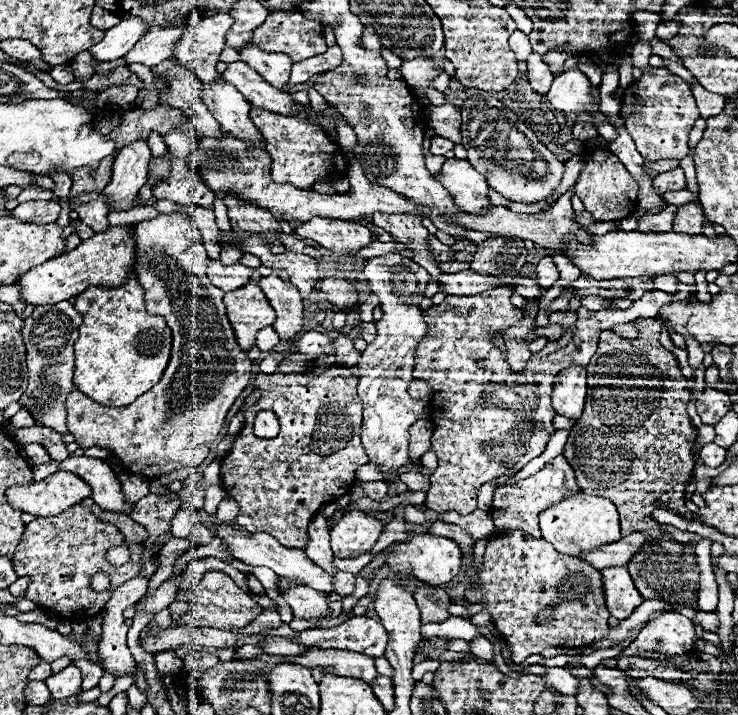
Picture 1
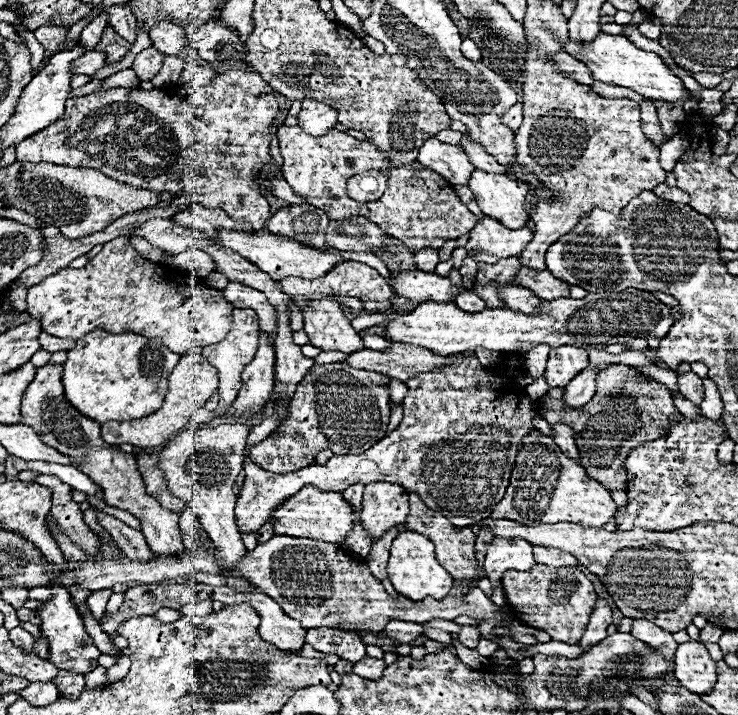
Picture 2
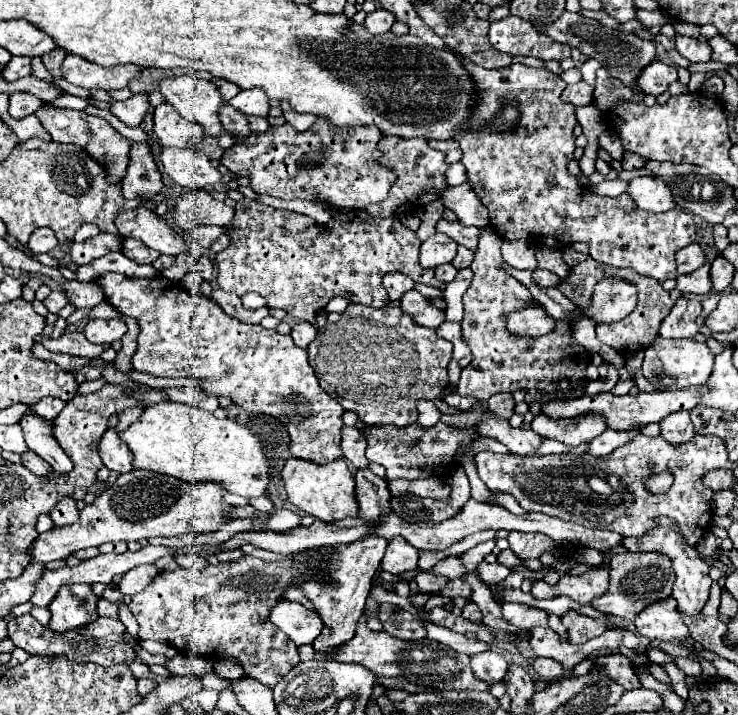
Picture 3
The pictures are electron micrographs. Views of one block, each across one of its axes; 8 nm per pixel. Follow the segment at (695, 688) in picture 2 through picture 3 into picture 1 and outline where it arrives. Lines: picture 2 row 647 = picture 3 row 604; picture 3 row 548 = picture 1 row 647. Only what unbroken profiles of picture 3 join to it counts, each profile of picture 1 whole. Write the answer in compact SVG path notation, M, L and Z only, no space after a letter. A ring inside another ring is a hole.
M668 612L650 624L646 624L636 642L624 652L638 654L640 650L660 650L662 654L684 656L696 648L696 630L690 618L682 614Z

